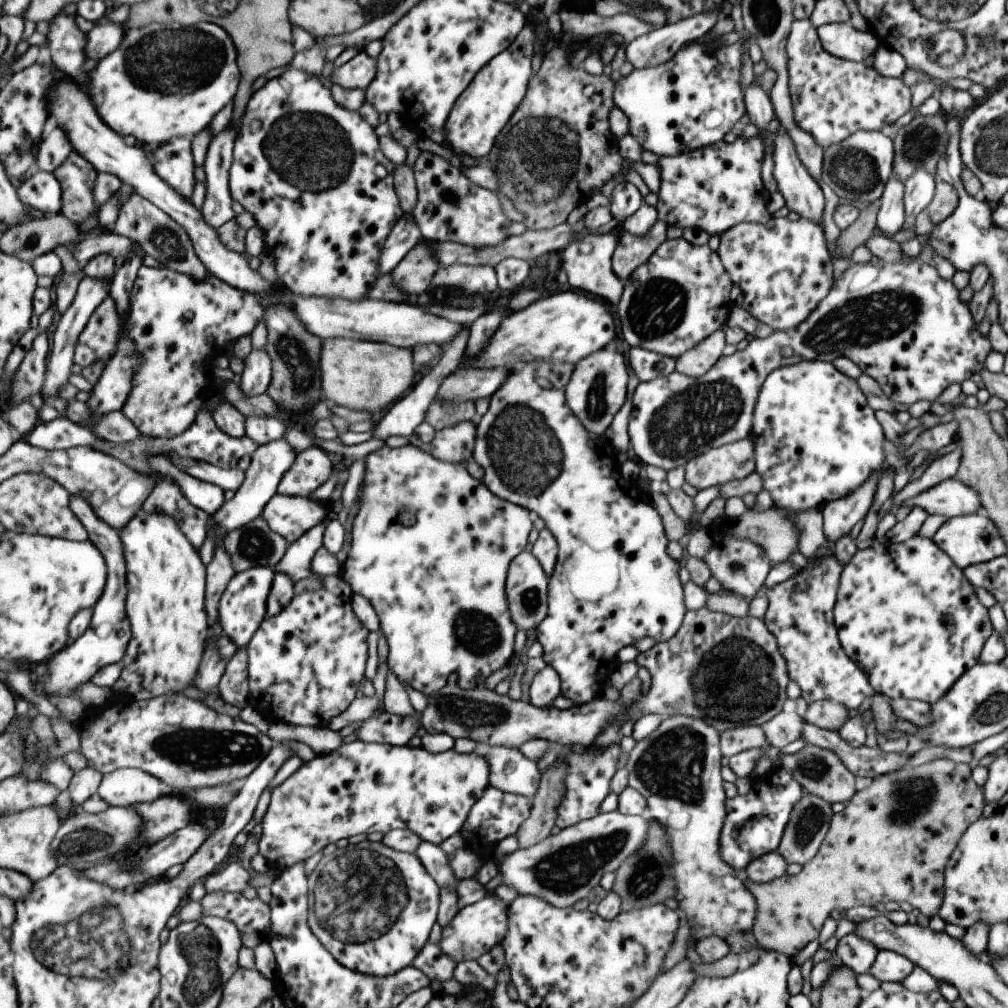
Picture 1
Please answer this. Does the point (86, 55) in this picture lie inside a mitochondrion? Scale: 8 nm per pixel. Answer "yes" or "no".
no

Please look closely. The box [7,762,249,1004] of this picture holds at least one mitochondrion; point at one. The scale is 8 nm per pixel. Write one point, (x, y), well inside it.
(90, 948)

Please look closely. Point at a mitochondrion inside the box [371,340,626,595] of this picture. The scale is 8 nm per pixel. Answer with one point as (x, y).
(528, 466)

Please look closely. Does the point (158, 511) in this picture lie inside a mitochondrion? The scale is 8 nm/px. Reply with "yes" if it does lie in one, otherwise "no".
no

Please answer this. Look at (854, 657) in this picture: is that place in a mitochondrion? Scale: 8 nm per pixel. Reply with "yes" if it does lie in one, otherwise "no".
no

